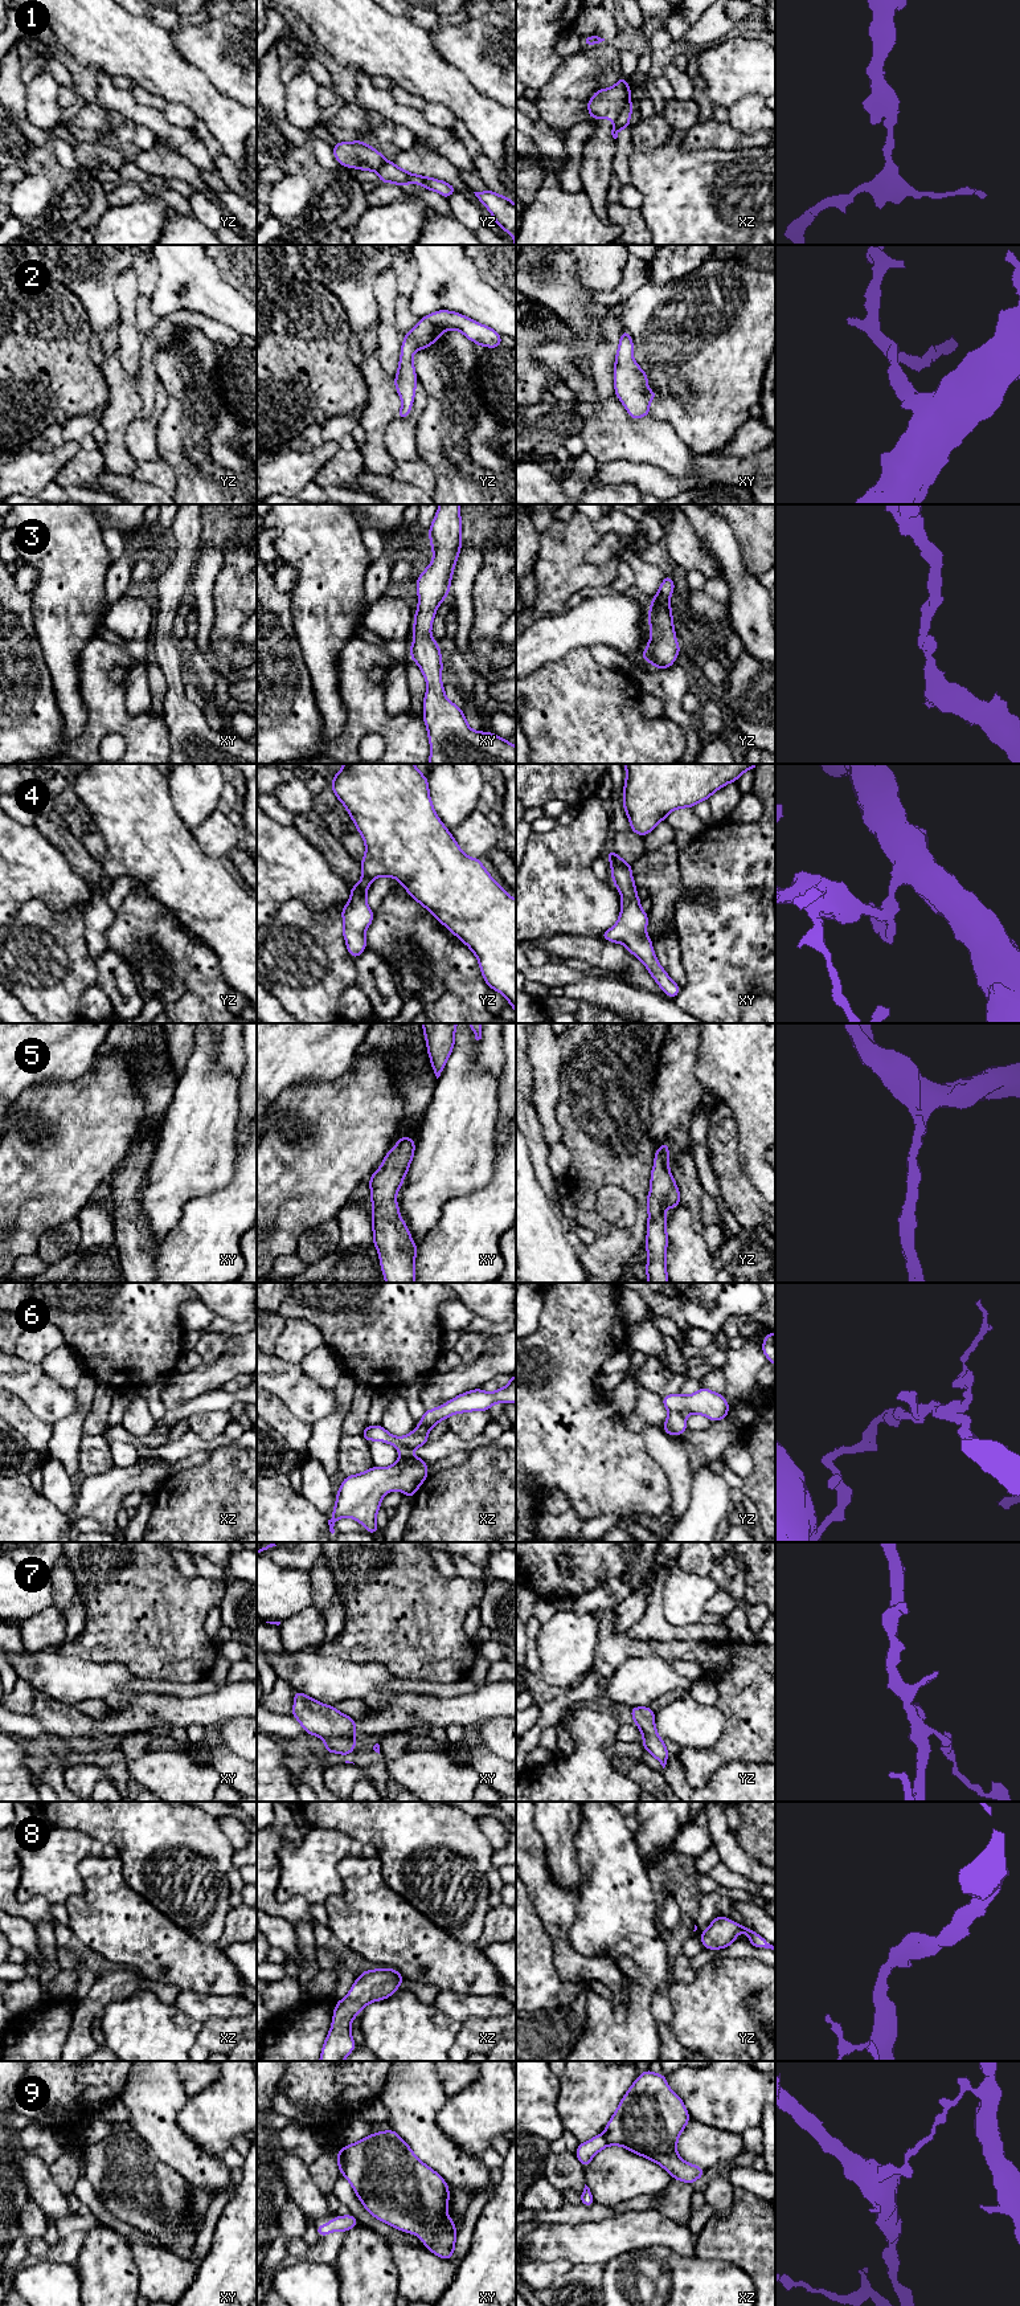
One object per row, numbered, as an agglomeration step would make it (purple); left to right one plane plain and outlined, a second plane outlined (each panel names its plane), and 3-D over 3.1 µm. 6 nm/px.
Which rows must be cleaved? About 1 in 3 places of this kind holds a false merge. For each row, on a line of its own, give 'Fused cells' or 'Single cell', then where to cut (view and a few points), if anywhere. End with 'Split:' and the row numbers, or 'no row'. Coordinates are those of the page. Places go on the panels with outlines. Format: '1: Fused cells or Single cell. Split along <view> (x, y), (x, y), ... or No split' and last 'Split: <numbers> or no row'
1: Fused cells. Split along xz (629, 101), (615, 121)
2: Single cell. No split
3: Single cell. No split
4: Single cell. No split
5: Single cell. No split
6: Fused cells. Split along yz (670, 1410), (678, 1410), (684, 1415)
7: Single cell. No split
8: Single cell. No split
9: Fused cells. Split along xy (343, 2146), (344, 2174)
Split: 1, 6, 9

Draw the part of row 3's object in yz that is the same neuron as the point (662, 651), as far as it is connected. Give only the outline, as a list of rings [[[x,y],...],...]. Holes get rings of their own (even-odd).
[[[664,575],[663,582],[656,596],[650,601],[648,625],[651,627],[651,637],[646,650],[639,654],[648,661],[652,667],[669,669],[672,667],[681,647],[676,641],[676,631],[673,627],[673,618],[671,610],[669,597],[675,590],[673,578]]]

